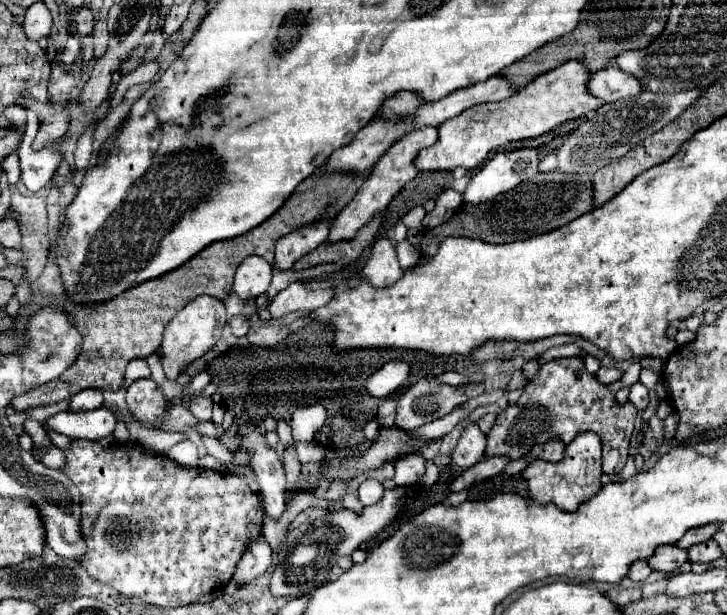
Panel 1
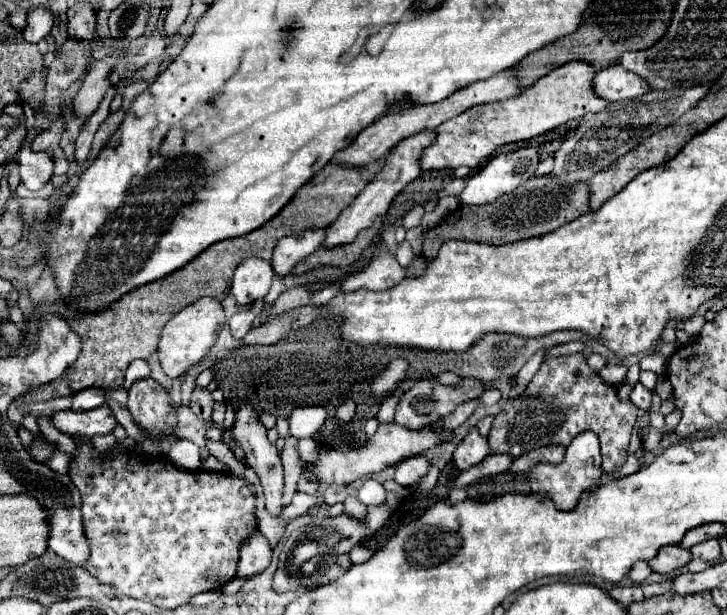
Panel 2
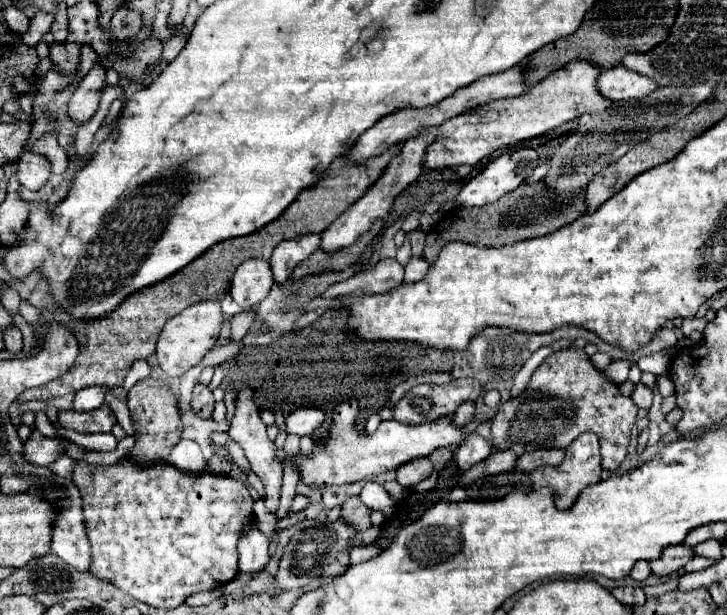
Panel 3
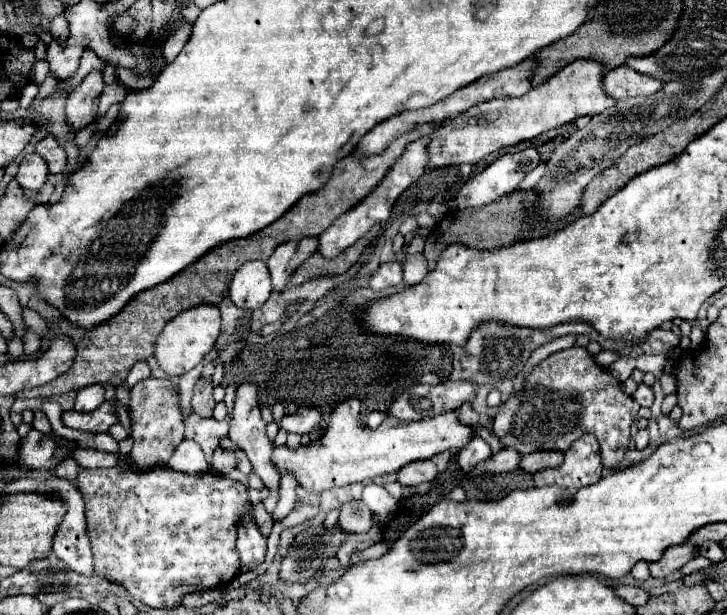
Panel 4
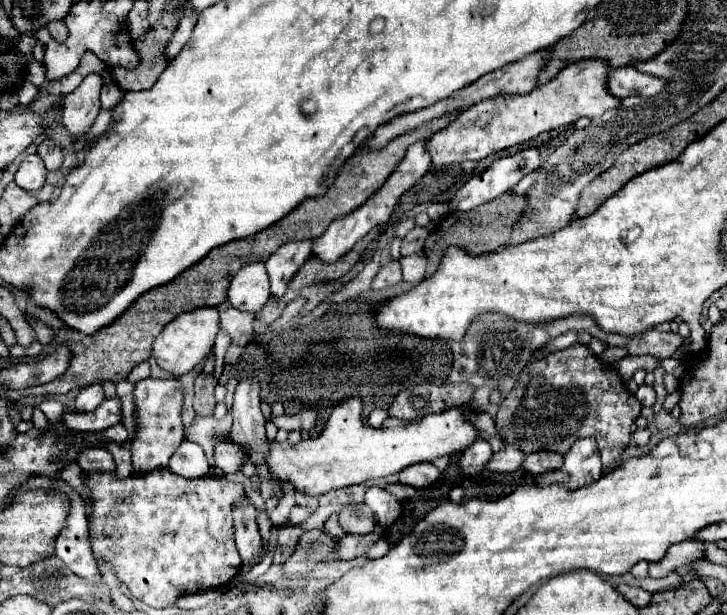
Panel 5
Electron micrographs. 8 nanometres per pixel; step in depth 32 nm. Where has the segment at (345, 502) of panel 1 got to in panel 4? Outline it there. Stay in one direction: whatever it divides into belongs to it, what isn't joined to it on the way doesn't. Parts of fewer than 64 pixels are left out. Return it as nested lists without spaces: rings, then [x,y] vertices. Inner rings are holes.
[[[350,500],[340,508],[340,526],[348,532],[368,532],[372,528],[372,512],[362,500]]]

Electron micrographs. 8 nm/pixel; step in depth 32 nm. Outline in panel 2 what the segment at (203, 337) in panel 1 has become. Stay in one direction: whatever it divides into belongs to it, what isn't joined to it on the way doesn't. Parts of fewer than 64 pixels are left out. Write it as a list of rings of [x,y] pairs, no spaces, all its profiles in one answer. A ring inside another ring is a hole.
[[[206,296],[196,300],[194,304],[186,306],[184,310],[180,310],[176,316],[172,316],[172,320],[168,320],[162,330],[162,338],[160,338],[160,346],[158,346],[158,358],[160,358],[162,370],[168,374],[168,378],[178,378],[192,364],[200,362],[208,354],[208,350],[216,344],[224,322],[226,322],[226,314],[224,314],[222,304],[218,300],[206,298]]]

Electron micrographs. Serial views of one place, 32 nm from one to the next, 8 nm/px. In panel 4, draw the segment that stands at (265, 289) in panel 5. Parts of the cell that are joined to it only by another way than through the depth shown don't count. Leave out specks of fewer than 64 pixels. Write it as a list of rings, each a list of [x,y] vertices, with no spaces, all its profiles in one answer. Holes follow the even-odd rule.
[[[250,260],[236,270],[230,284],[230,298],[244,310],[256,310],[272,292],[270,270],[264,260]]]

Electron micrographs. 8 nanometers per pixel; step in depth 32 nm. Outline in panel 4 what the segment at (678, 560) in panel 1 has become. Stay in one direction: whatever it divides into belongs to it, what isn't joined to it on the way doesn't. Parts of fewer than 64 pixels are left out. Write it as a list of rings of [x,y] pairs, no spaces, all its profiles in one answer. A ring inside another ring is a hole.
[[[690,542],[670,546],[660,560],[656,560],[656,562],[650,564],[650,574],[654,578],[666,578],[668,574],[680,570],[694,556],[698,556],[698,548],[694,548]]]

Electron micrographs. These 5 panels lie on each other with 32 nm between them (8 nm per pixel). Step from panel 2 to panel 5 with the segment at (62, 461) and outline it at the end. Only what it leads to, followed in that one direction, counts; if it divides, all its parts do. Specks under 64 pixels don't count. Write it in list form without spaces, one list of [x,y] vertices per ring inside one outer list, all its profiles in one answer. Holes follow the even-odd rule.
[[[68,462],[60,472],[58,472],[58,476],[60,478],[64,478],[64,480],[68,480],[70,484],[72,484],[72,488],[78,492],[78,494],[82,494],[82,498],[84,500],[88,500],[88,492],[84,490],[84,484],[82,484],[82,468],[76,464],[76,462]]]

